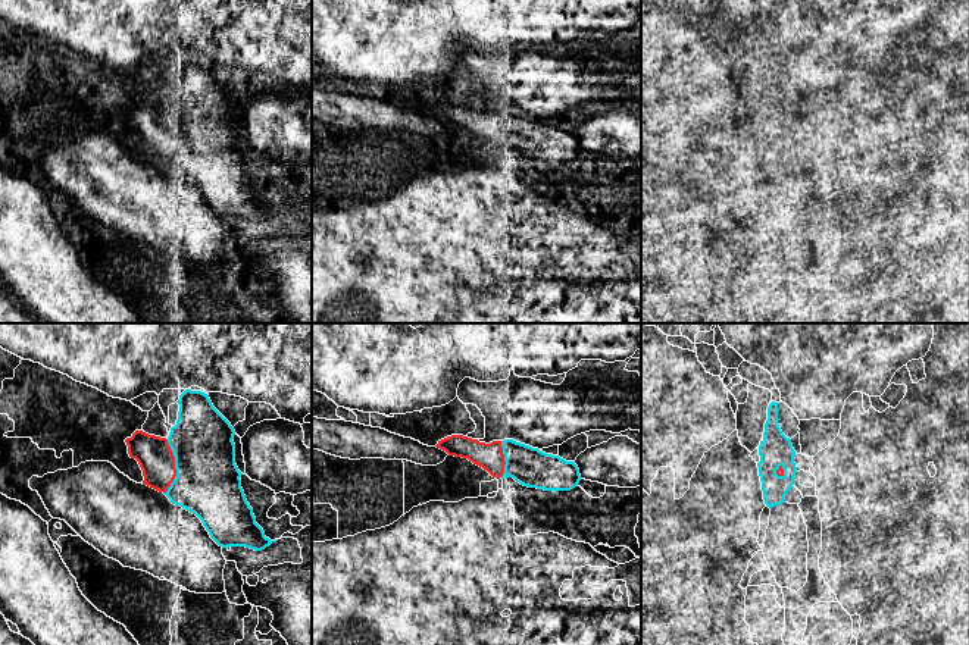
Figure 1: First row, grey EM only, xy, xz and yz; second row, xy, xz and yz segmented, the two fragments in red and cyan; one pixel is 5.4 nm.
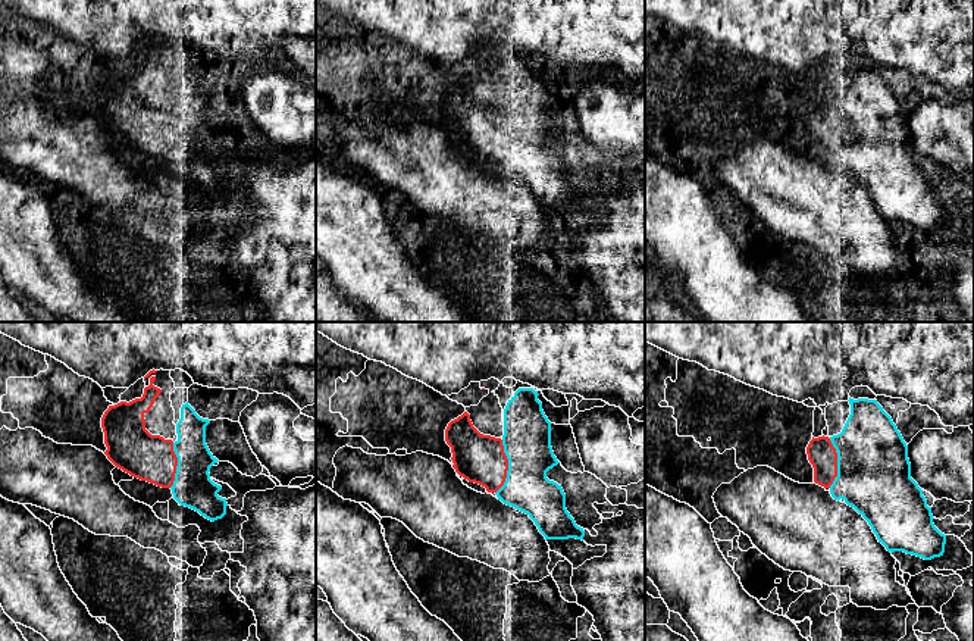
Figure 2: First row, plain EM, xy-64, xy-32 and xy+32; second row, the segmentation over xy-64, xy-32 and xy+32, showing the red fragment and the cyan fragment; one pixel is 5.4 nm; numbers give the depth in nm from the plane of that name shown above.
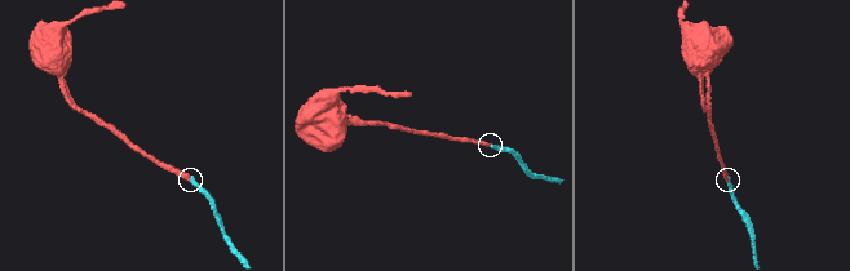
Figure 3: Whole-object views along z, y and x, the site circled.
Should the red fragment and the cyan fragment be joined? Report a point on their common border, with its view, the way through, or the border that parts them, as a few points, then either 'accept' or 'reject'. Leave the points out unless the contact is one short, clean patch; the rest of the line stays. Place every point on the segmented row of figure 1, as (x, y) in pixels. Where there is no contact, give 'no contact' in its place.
xy (174, 466) | accept

